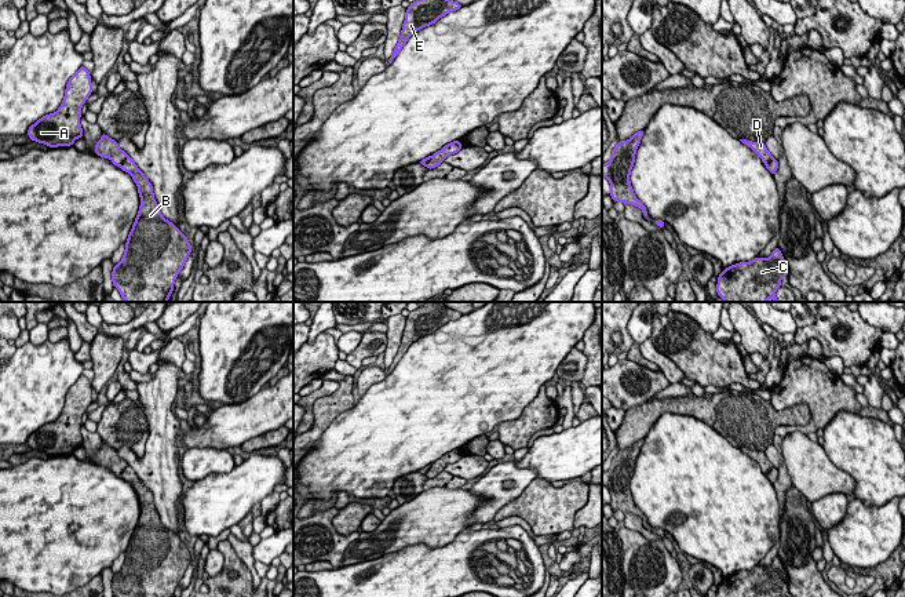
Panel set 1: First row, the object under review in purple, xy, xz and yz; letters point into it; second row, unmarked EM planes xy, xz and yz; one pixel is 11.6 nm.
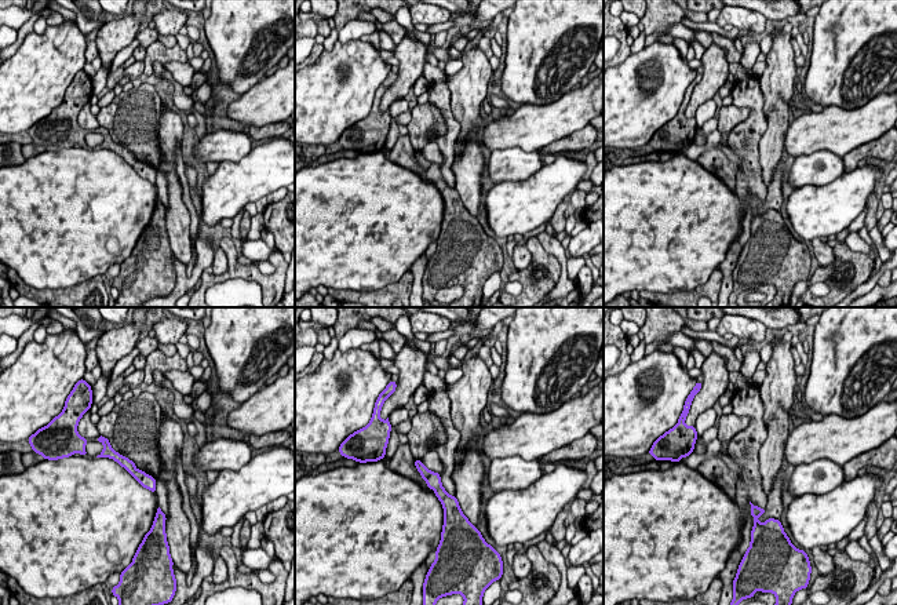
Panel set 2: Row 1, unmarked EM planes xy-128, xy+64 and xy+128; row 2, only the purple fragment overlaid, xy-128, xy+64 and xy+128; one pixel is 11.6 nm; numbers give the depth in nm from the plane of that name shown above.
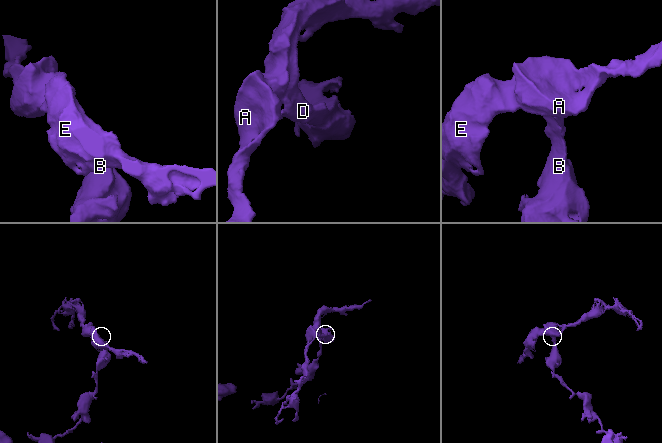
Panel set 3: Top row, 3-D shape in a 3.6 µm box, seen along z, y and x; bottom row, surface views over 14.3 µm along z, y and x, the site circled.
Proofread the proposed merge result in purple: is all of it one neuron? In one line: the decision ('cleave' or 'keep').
cleave

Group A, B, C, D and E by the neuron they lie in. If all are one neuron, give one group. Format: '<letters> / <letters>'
A D E / B C

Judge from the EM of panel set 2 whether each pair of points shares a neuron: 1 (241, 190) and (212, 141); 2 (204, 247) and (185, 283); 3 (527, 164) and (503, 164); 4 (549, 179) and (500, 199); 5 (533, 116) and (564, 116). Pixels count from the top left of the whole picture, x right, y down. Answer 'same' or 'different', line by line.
1: same
2: same
3: same
4: same
5: same

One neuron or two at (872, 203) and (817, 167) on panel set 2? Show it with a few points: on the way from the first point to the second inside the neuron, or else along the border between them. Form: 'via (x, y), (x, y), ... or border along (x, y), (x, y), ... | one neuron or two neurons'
border along (874, 189), (865, 204) | two neurons

